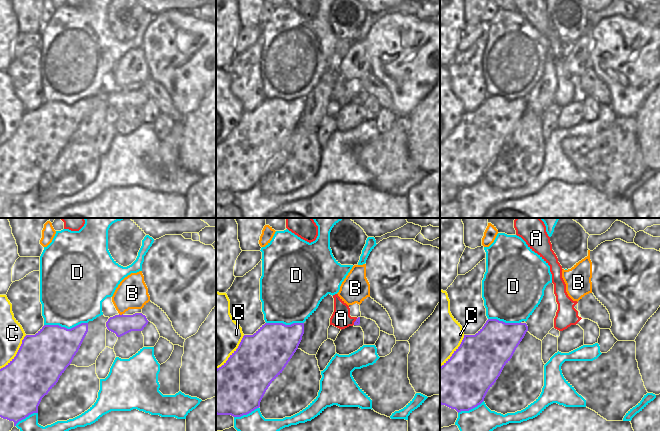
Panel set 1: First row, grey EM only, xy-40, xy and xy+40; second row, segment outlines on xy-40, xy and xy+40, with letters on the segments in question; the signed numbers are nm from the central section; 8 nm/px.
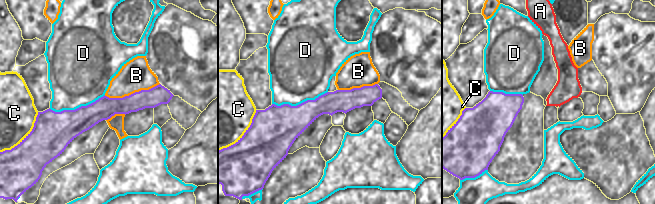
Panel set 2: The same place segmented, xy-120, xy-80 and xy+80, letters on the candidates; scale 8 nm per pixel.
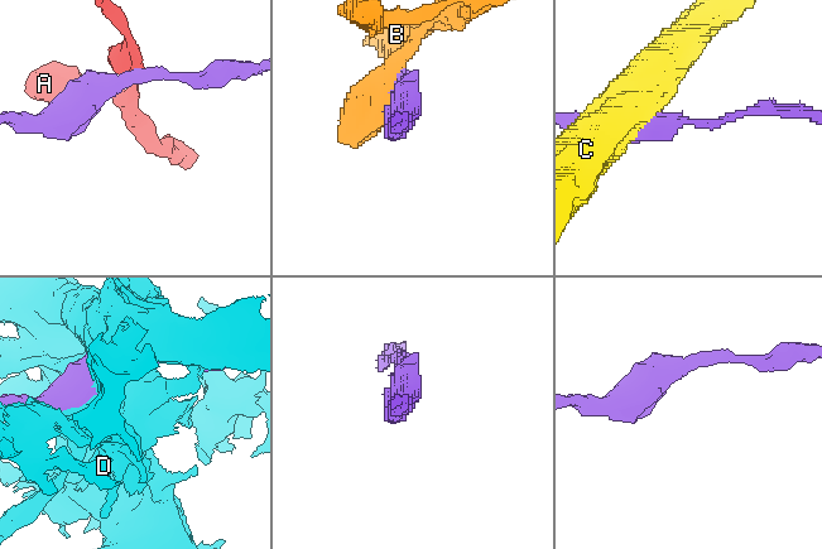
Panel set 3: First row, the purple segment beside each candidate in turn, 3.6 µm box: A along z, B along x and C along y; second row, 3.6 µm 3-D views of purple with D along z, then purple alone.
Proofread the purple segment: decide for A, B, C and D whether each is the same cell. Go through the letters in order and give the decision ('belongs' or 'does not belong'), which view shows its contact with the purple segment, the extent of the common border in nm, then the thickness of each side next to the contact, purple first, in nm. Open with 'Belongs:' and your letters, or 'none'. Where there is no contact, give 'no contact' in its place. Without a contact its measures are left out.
Belongs: none
A: does not belong; contact in xy; length 70 nm; calibres 50 and 150 nm
B: does not belong; contact in xy-40; length 30 nm; calibres 160 and 260 nm
C: does not belong; contact in xy-40; length 360 nm; calibres 400 and 190 nm
D: does not belong; contact in xy-40; length 360 nm; calibres 380 and 440 nm

